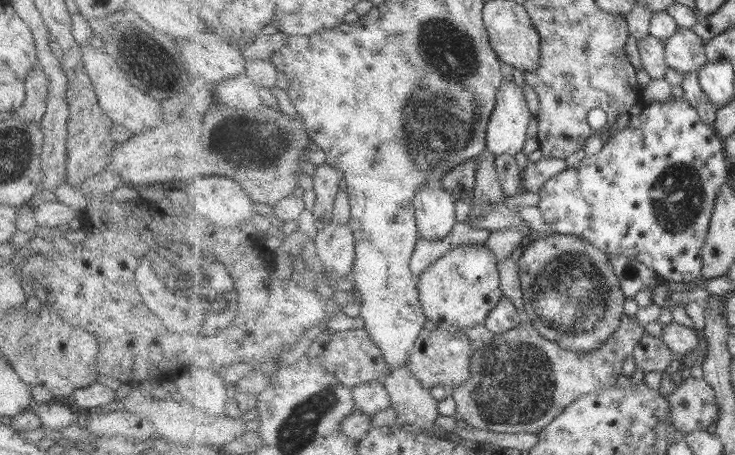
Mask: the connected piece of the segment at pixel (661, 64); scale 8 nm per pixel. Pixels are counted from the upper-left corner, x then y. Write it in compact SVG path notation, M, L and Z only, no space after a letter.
M651 34L638 40L644 70L653 79L666 79L670 65L666 59L666 43Z

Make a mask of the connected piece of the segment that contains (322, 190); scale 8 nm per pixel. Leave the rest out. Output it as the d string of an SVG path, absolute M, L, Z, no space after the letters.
M327 163L314 166L313 175L315 205L313 213L315 229L319 232L332 222L334 202L340 193L344 174L337 167Z

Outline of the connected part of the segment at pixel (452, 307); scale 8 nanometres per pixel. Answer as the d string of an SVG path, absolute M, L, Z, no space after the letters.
M463 244L448 250L441 258L431 263L418 278L420 301L427 318L436 323L437 328L450 333L458 333L473 325L483 325L490 312L499 304L502 291L502 274L498 267L498 256L486 245Z

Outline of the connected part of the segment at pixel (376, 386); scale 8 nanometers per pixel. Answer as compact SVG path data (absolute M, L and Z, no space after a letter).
M383 380L358 384L352 393L356 402L355 412L373 416L385 408L392 406L389 391Z

